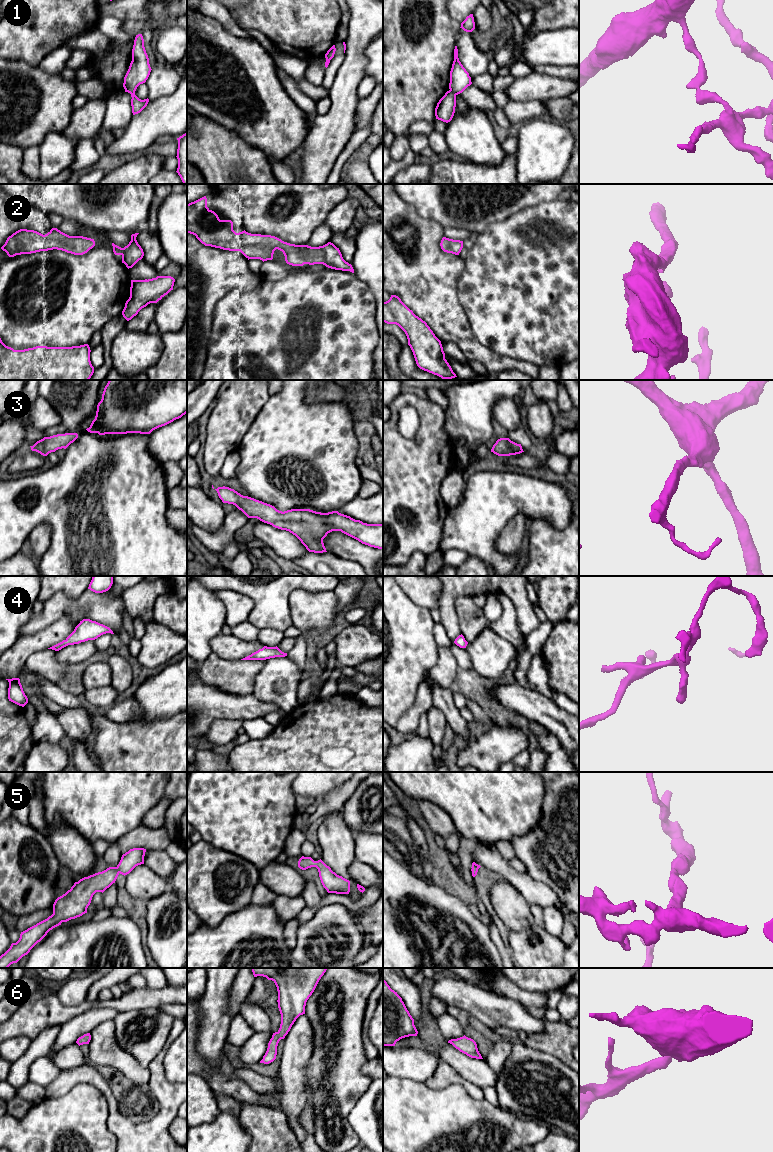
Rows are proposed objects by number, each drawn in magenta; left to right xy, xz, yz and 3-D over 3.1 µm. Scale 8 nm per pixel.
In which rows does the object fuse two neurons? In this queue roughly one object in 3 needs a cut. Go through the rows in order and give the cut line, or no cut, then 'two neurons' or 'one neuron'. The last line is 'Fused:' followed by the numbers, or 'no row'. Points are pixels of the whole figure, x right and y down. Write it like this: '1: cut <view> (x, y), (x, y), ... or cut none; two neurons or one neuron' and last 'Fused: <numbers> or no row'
1: cut yz (449, 90), (455, 95); two neurons
2: cut none; one neuron
3: cut none; one neuron
4: cut none; one neuron
5: cut none; one neuron
6: cut none; one neuron
Fused: 1

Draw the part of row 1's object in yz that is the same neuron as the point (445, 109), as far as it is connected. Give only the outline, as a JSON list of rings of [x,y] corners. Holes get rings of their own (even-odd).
[[[447,91],[439,100],[435,108],[436,119],[443,122],[450,122],[454,116],[456,107],[456,95],[452,91]]]

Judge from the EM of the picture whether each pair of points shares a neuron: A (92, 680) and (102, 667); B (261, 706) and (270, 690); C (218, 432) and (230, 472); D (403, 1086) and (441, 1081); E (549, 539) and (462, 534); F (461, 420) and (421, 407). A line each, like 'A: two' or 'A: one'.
A: one
B: two
C: two
D: two
E: two
F: two

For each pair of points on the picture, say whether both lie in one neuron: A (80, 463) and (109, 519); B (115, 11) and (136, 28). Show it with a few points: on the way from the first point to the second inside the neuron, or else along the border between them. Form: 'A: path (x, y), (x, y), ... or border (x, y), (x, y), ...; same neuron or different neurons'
A: path (87, 477), (91, 484), (106, 499), (106, 505); same neuron
B: border (150, 20), (123, 21); different neurons

